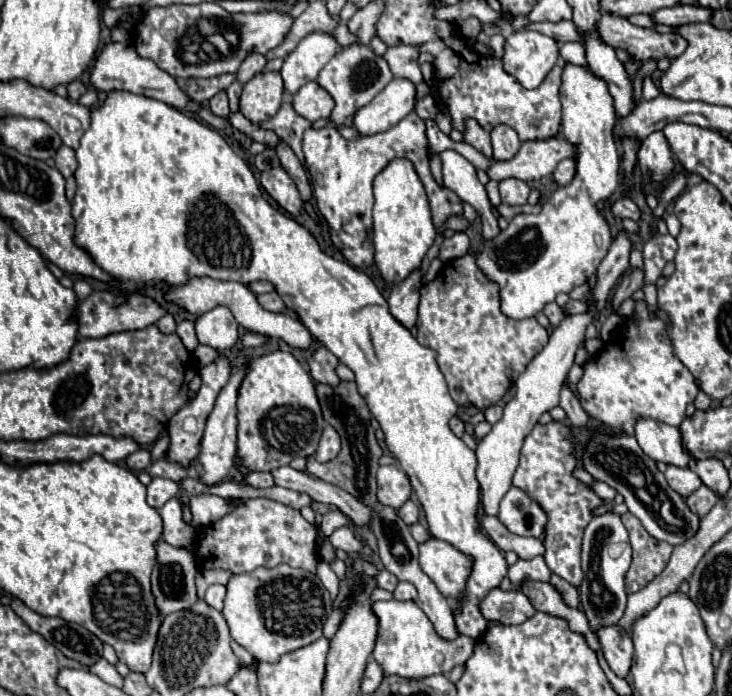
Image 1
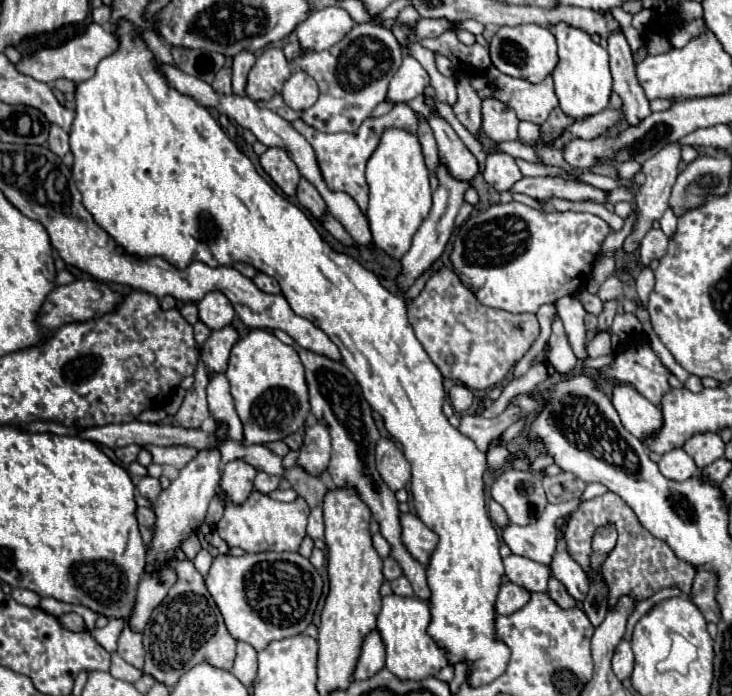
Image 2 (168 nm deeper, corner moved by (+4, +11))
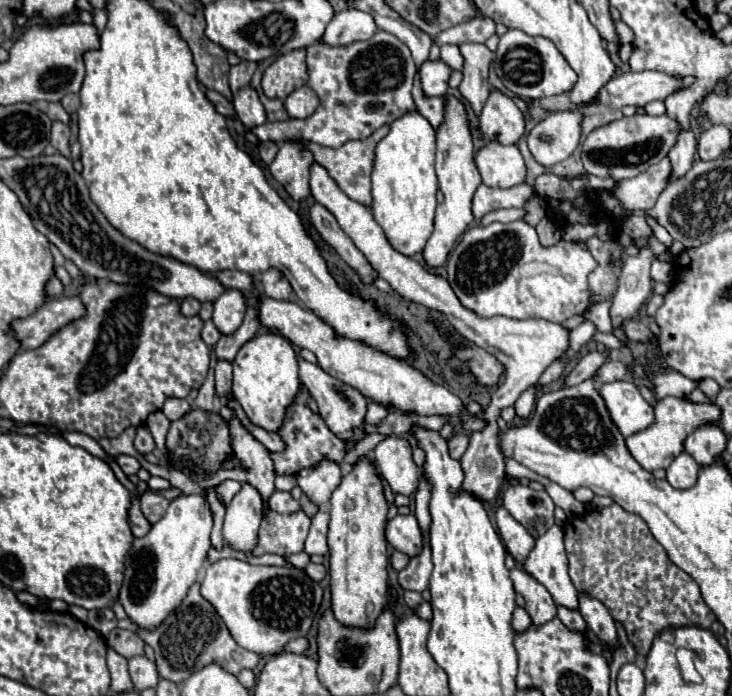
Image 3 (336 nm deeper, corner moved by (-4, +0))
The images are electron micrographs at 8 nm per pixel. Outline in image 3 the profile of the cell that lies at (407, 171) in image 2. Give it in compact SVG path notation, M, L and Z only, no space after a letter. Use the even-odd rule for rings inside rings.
M406 112L390 124L390 132L376 146L372 170L372 216L382 226L388 242L404 256L424 250L434 228L438 178L434 172L436 130L420 112Z

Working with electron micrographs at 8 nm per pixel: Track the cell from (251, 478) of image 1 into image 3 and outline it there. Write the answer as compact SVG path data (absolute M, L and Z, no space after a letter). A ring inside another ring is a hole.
M278 490L268 500L268 506L278 514L292 514L300 510L300 504L290 496L290 492L278 492Z

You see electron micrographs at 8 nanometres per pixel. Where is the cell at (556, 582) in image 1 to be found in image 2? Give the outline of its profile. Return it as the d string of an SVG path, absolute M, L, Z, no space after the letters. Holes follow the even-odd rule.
M552 575L548 581L548 595L562 607L562 609L570 609L576 605L576 599L564 589L564 585Z

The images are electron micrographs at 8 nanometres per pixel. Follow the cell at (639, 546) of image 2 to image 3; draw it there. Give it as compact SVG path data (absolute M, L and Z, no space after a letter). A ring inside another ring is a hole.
M620 506L588 510L564 522L564 544L568 554L568 574L580 594L598 598L620 620L628 642L638 656L648 654L652 640L664 628L696 624L710 628L716 620L700 596L698 584L670 562L662 544L656 542L648 524Z

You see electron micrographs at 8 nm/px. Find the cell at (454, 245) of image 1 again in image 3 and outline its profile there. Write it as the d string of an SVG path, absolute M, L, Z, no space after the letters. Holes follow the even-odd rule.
M480 184L472 198L472 214L476 220L480 220L484 214L500 208L522 208L526 200L534 194L534 188L528 184L516 184L512 188L488 188L486 184Z

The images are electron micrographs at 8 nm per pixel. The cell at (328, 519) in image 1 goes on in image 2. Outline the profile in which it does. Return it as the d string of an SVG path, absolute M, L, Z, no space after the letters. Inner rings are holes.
M314 507L308 517L308 535L312 539L324 539L324 517L322 507Z

